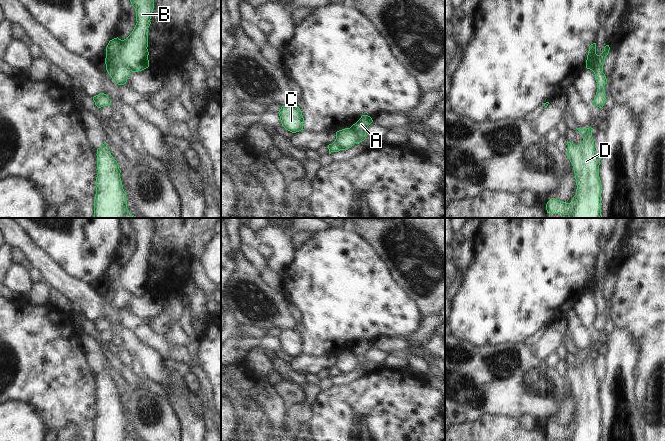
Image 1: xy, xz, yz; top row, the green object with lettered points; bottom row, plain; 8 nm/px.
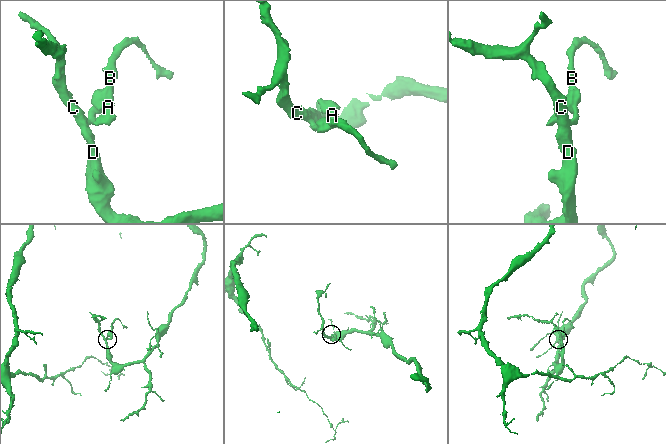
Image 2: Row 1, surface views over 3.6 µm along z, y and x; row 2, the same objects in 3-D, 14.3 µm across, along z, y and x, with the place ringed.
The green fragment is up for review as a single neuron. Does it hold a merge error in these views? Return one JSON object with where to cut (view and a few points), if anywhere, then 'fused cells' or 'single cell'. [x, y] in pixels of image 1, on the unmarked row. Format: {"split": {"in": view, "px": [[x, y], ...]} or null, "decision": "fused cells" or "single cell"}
{"split": null, "decision": "single cell"}

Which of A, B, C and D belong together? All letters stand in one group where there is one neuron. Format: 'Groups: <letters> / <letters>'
Groups: A B C D

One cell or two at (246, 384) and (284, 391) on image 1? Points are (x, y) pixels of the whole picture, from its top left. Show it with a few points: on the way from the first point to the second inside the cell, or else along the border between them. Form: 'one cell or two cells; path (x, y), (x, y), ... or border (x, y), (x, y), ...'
two cells; border (274, 388), (287, 407)

